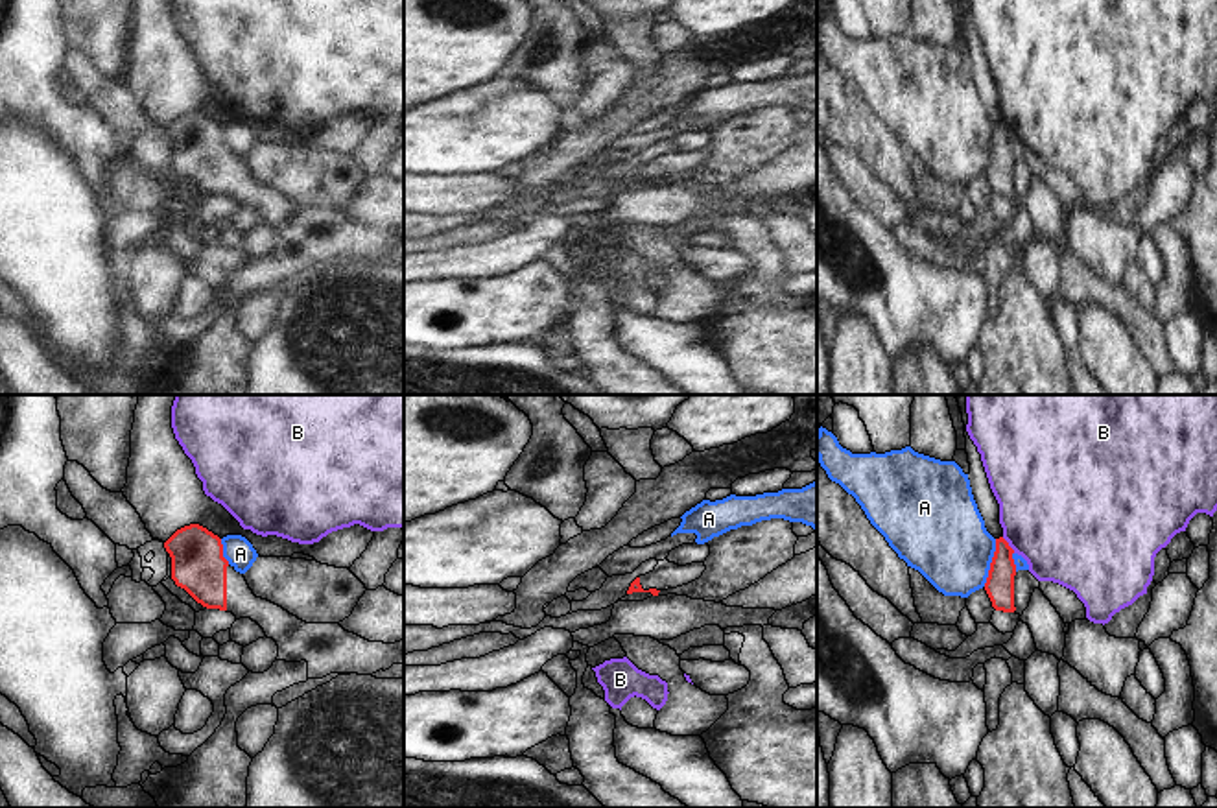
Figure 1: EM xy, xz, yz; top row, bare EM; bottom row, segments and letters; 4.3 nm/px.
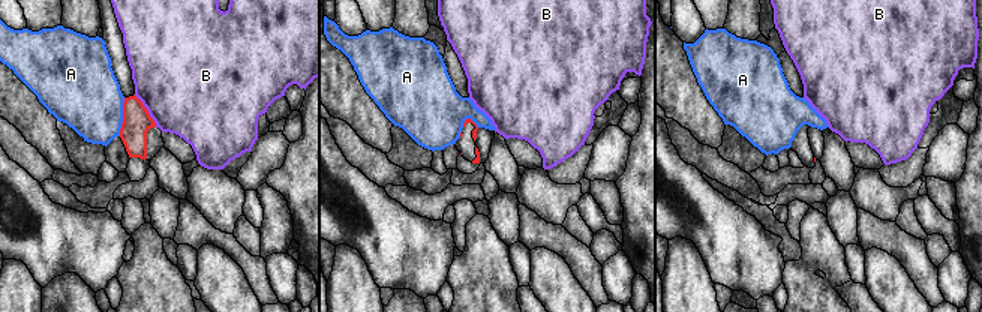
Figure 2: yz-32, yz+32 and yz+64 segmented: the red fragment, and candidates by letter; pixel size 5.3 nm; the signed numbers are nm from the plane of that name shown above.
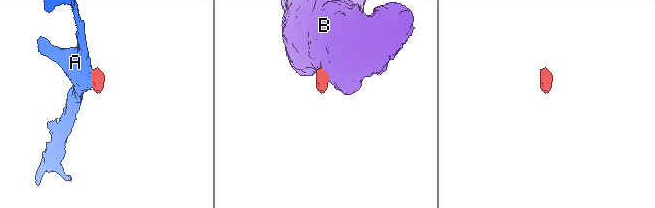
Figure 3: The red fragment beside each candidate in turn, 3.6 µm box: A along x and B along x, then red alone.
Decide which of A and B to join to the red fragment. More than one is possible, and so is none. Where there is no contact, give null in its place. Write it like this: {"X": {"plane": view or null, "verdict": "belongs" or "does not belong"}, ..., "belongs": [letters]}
{"A": {"plane": "yz", "verdict": "does not belong"}, "B": {"plane": "yz", "verdict": "does not belong"}, "belongs": []}

